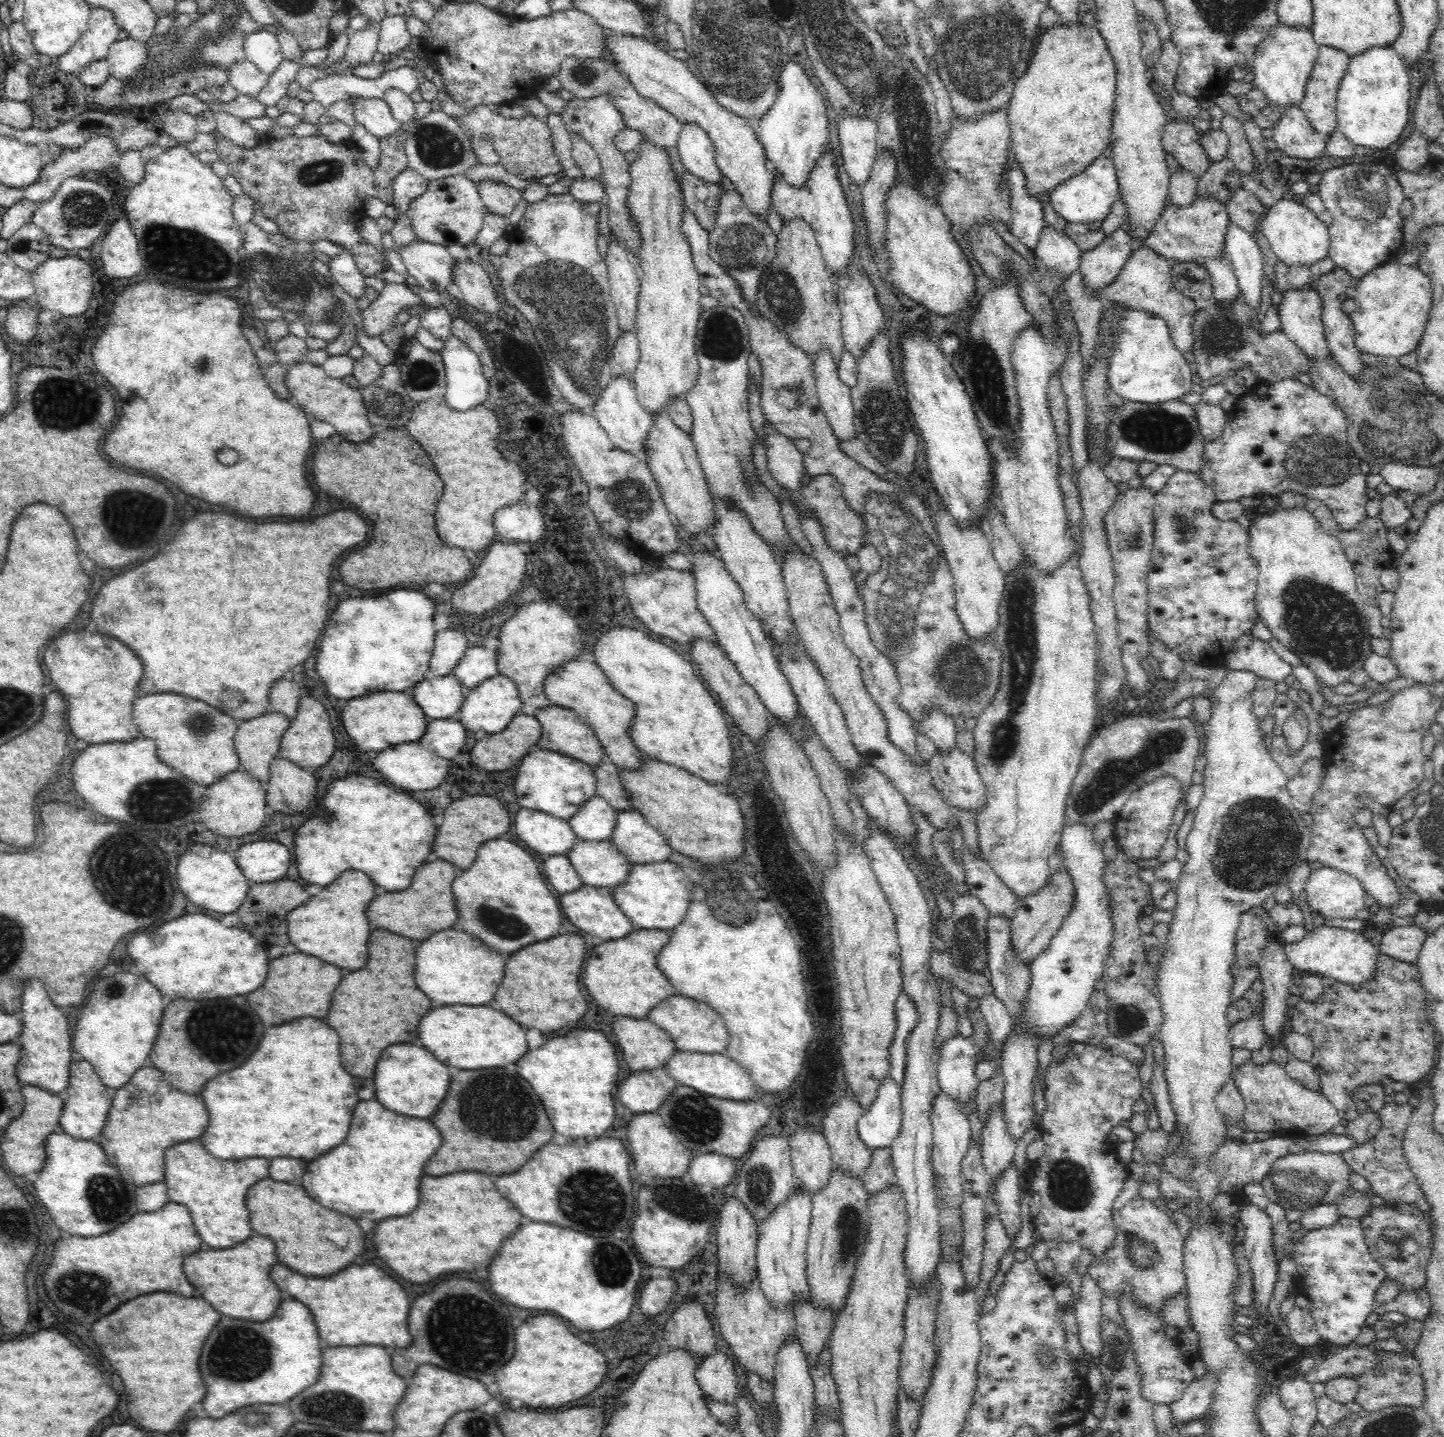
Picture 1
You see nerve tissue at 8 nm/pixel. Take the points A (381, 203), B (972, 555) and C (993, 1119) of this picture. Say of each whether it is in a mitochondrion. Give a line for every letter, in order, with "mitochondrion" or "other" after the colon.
A: other
B: other
C: other

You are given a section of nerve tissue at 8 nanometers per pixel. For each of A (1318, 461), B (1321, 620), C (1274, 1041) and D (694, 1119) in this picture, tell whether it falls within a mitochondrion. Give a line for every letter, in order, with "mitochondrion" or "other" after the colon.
A: mitochondrion
B: mitochondrion
C: other
D: mitochondrion

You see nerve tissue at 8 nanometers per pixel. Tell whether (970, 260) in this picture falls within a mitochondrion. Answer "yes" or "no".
no

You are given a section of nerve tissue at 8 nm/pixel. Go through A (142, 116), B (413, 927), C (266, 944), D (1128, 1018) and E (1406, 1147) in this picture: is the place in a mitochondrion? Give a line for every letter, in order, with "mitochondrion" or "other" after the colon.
A: other
B: other
C: other
D: mitochondrion
E: other

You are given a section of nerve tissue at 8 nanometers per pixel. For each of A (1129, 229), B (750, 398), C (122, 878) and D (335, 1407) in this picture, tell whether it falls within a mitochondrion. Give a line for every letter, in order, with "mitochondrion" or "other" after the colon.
A: other
B: other
C: mitochondrion
D: mitochondrion

